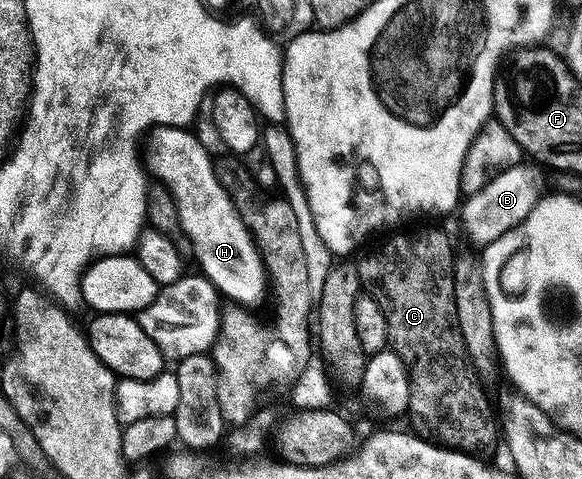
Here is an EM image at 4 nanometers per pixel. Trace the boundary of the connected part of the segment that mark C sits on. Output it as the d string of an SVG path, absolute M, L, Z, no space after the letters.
M416 230L413 234L396 234L388 238L377 250L372 250L364 259L356 262L361 287L382 308L386 316L388 346L408 369L410 400L408 410L421 418L430 429L436 430L435 437L449 448L476 452L498 438L498 418L494 406L488 403L488 394L476 375L474 359L468 354L458 328L458 312L454 308L454 280L452 279L452 242L440 230Z

